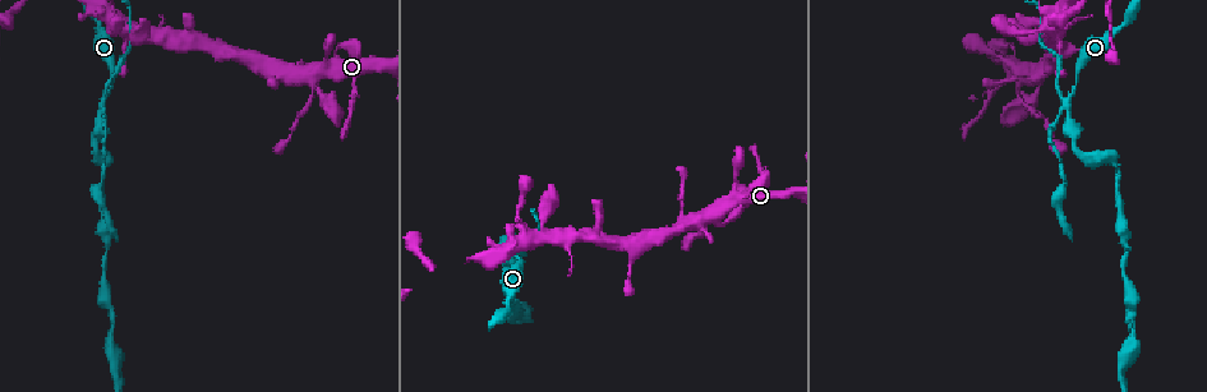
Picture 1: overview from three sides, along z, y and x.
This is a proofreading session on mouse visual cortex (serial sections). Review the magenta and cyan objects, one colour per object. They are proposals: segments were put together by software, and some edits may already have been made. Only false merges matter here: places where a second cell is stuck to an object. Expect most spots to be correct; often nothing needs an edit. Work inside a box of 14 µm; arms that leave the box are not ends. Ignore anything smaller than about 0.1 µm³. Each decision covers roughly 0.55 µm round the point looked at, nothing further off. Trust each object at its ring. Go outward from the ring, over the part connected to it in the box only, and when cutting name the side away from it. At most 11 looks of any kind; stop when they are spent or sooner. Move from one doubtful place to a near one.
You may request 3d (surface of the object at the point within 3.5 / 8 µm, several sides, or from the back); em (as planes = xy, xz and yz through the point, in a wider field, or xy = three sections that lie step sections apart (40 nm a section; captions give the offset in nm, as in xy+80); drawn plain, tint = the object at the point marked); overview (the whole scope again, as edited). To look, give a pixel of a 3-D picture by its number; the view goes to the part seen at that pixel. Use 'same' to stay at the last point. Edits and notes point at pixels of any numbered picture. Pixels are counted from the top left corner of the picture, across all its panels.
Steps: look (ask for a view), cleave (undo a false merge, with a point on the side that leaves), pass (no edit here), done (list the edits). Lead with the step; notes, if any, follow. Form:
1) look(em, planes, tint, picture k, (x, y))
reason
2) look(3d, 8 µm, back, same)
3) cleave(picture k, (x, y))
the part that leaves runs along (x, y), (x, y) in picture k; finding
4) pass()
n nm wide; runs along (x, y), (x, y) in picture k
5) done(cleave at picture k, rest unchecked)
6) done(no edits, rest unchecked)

look(em, xy, step 2, tint, picture 1, (102, 102))
branch point

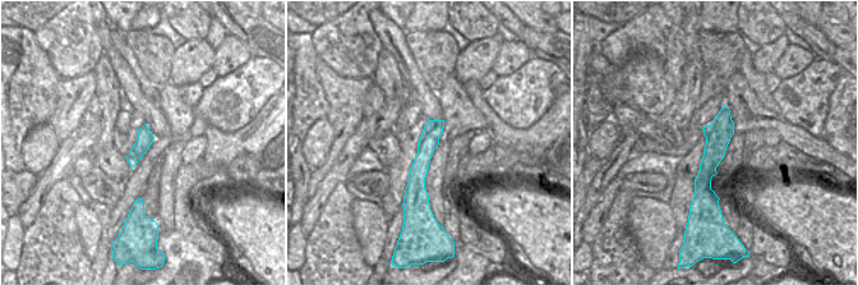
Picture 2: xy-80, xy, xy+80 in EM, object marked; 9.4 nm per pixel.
look(3d, 3.5 µm, back, same)
see where the arms go

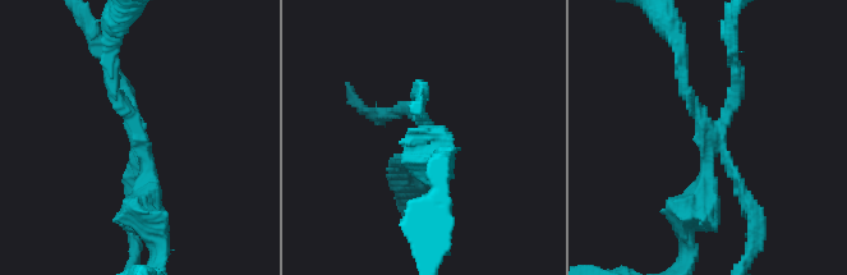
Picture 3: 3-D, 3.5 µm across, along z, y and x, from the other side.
cleave(picture 3, (124, 82))
190 nm wide; the part that leaves runs along (722, 146), (758, 224), (745, 260) in picture 3; two cells meet here

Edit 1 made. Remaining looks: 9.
look(overview)
see it whole again

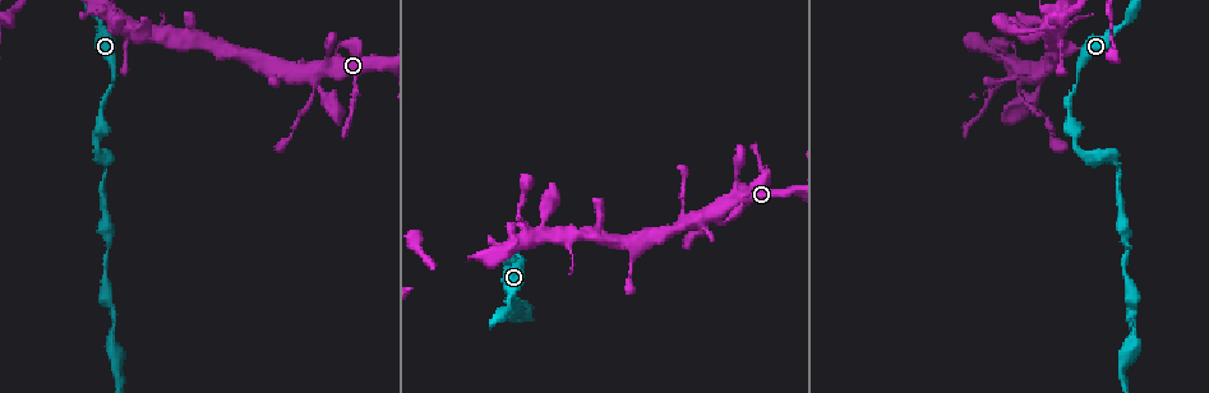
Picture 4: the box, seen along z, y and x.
look(3d, 3.5 µm, picture 4, (1107, 156))
calibre changes

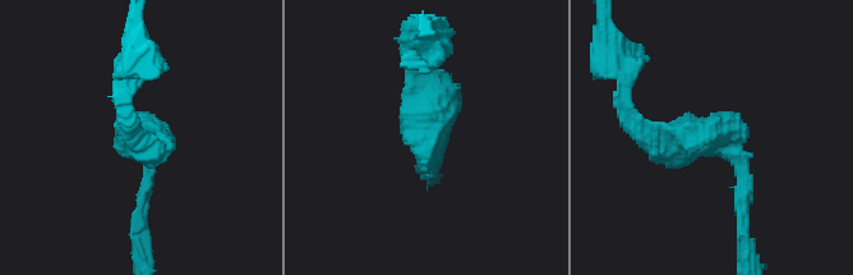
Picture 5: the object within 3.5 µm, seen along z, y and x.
look(em, xy, step 1, tint, picture 5, (434, 140))
arms of 150, 350 nm

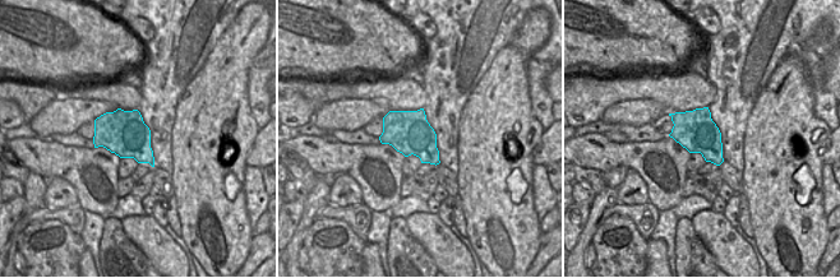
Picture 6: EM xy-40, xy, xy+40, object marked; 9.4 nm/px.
pass()
runs along (414, 64), (433, 95), (425, 169) in picture 5; one cell here

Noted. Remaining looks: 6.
look(3d, 8 µm, back, picture 4, (715, 220))
side arm on a straight run

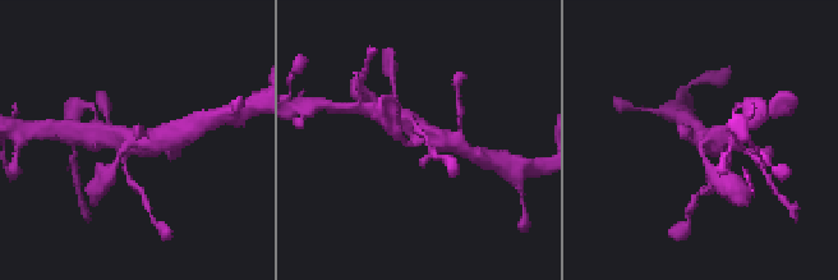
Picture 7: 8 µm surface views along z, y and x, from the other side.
look(em, xy, step 5, tint, picture 7, (705, 139))

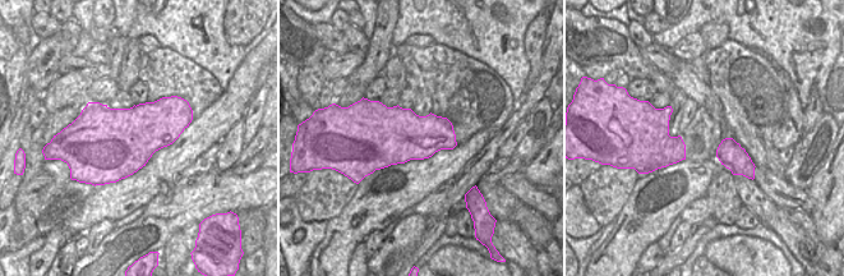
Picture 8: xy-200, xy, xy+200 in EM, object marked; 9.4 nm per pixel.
pass()
runs along (395, 115), (460, 147) in picture 7; all the same cell

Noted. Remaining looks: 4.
look(3d, 8 µm, picture 4, (191, 42))
a narrow waist

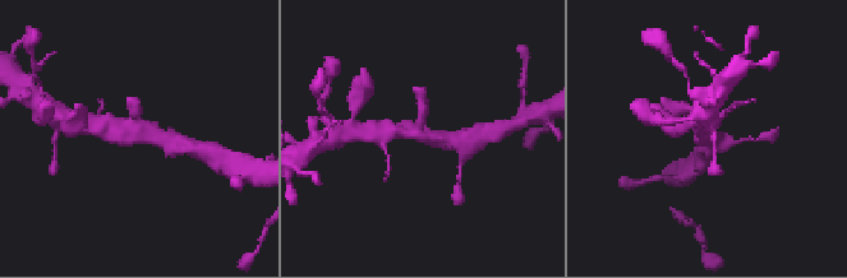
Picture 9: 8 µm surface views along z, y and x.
look(3d, 3.5 µm, picture 9, (422, 138))

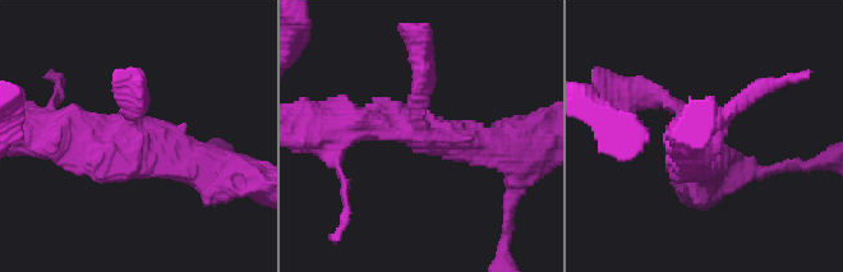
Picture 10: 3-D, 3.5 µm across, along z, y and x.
look(em, xy, step 1, tint, picture 10, (137, 159))
3 arms; arms of 200, 400, 450 nm

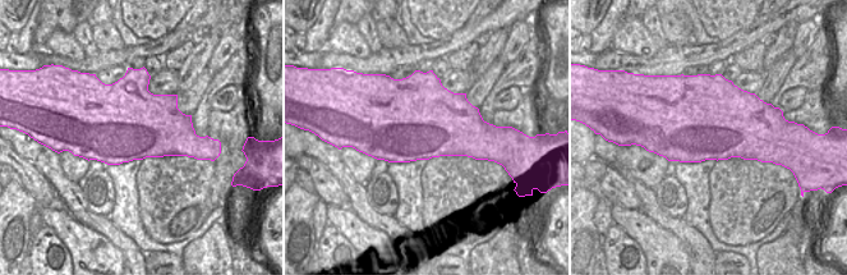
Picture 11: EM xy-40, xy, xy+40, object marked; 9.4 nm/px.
pass()
runs along (222, 173), (61, 141) in picture 10; one cell here

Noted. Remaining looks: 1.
done(cleave at picture 3, rest unchecked)

